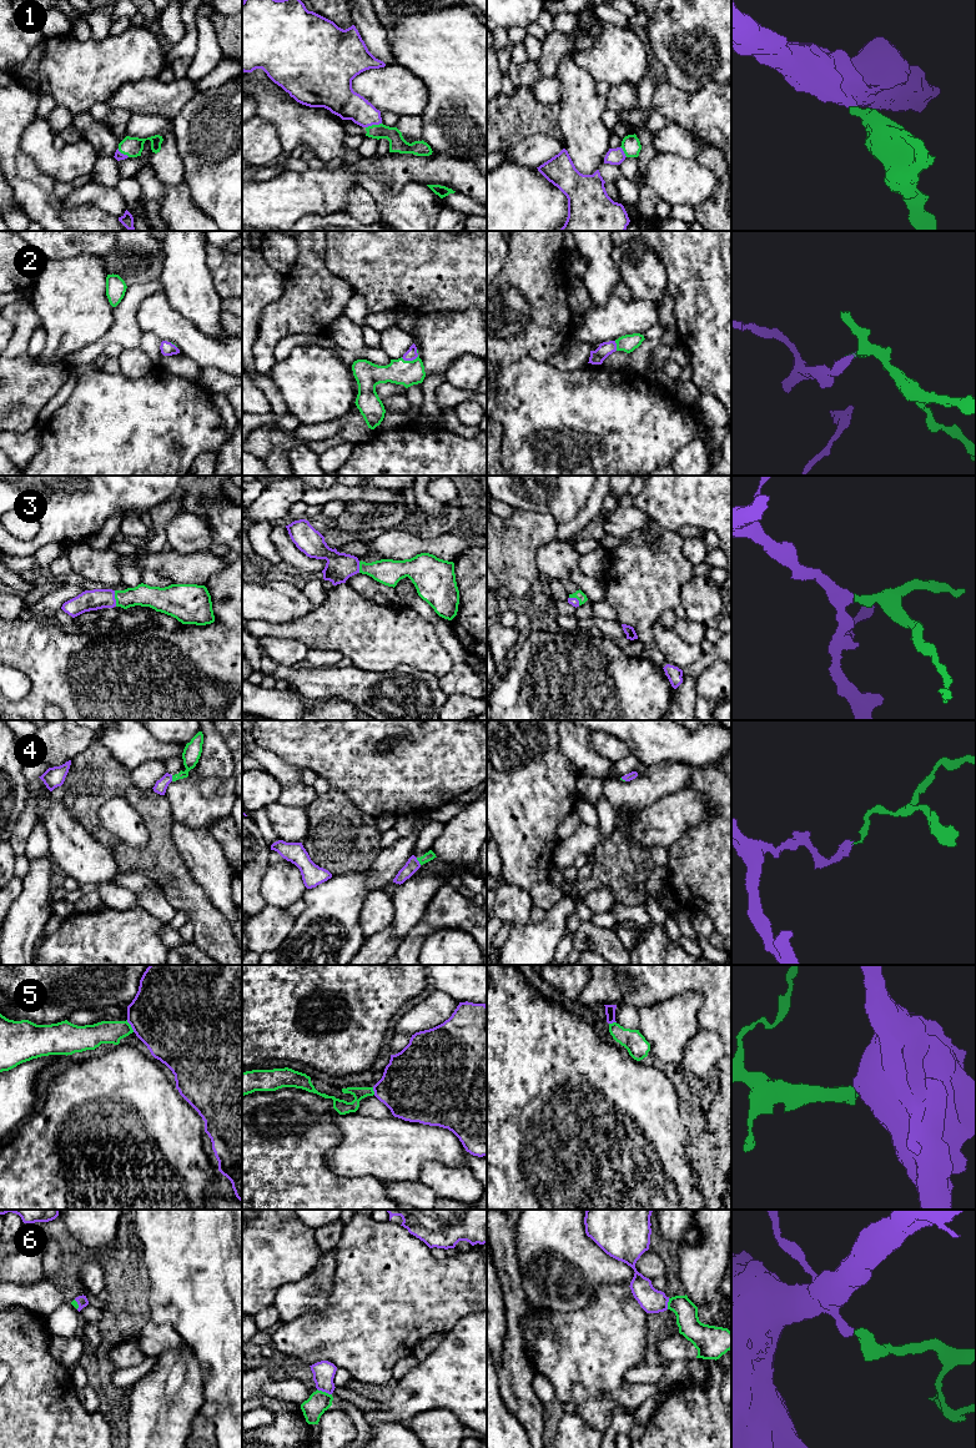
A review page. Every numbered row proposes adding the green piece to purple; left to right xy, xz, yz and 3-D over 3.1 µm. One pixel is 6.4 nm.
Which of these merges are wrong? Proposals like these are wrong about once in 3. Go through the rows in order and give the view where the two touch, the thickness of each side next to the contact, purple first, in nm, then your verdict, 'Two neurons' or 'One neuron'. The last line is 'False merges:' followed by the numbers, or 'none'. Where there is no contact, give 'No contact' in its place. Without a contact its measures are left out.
1: Touches purple in xz. Thickness 190 nm (purple) against 110 nm. One neuron
2: Touches purple in xz. Thickness 70 nm (purple) against 160 nm. One neuron
3: Touches purple in xy. Thickness 130 nm (purple) against 140 nm. One neuron
4: Touches purple in xz. Thickness 90 nm (purple) against 60 nm. One neuron
5: Touches purple in xy. Thickness 480 nm (purple) against 140 nm. Two neurons
6: Touches purple in xz. Thickness 140 nm (purple) against 140 nm. One neuron
False merges: 5

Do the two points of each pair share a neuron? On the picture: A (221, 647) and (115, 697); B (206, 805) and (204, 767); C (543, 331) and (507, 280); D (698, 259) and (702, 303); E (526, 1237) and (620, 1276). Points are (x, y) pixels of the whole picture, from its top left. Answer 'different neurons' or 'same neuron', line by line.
A: same neuron
B: different neurons
C: same neuron
D: same neuron
E: same neuron

